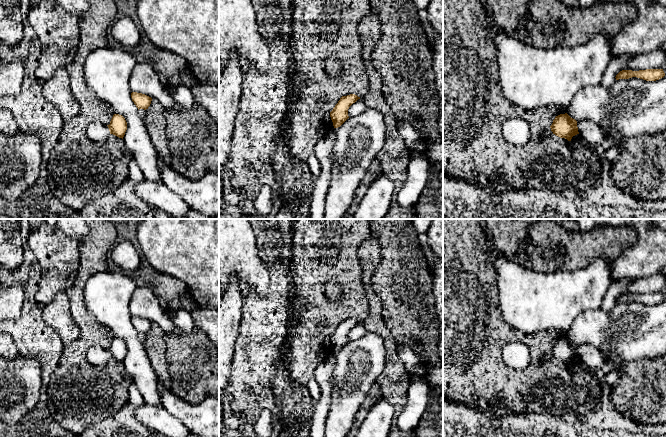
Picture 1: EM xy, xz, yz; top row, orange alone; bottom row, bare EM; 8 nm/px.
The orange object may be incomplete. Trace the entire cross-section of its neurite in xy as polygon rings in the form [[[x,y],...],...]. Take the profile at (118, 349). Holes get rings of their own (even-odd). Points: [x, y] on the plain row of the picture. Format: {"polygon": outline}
{"polygon": [[[114,338],[110,348],[107,350],[109,352],[110,358],[123,363],[127,354],[127,346],[122,339]]]}

